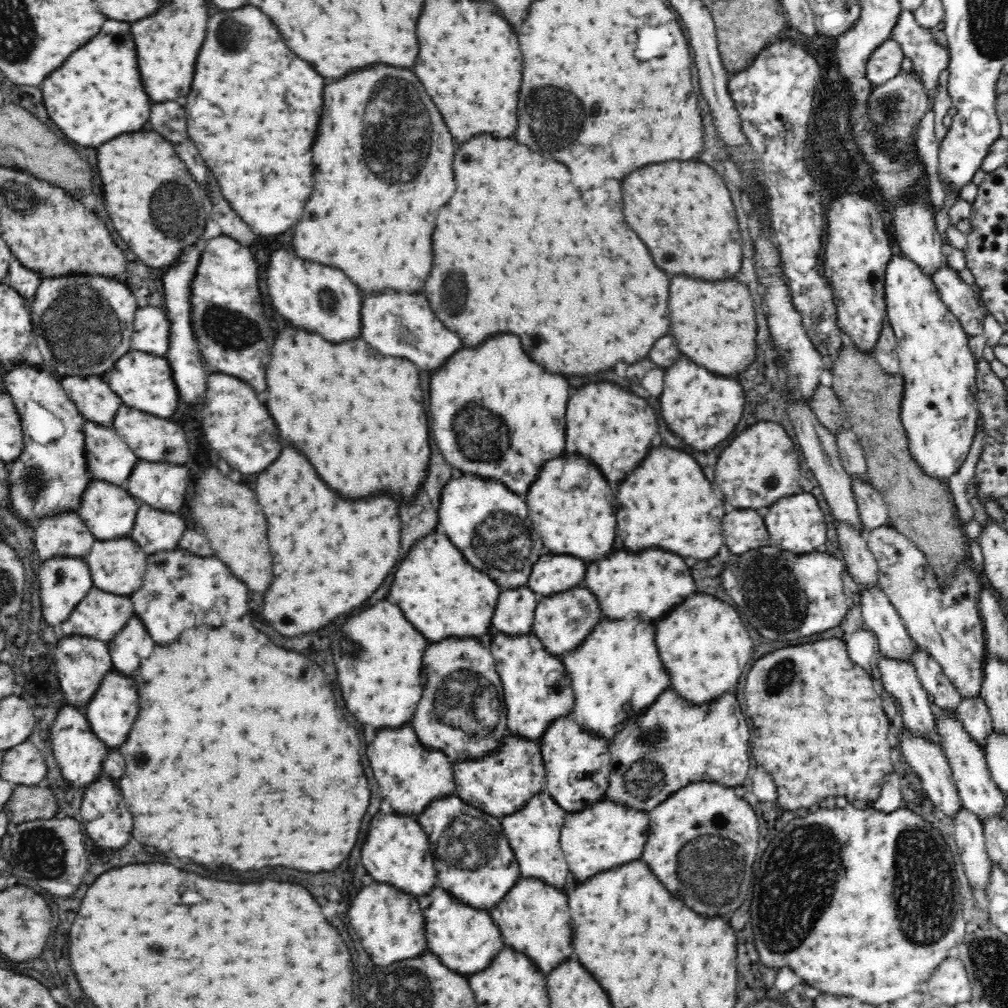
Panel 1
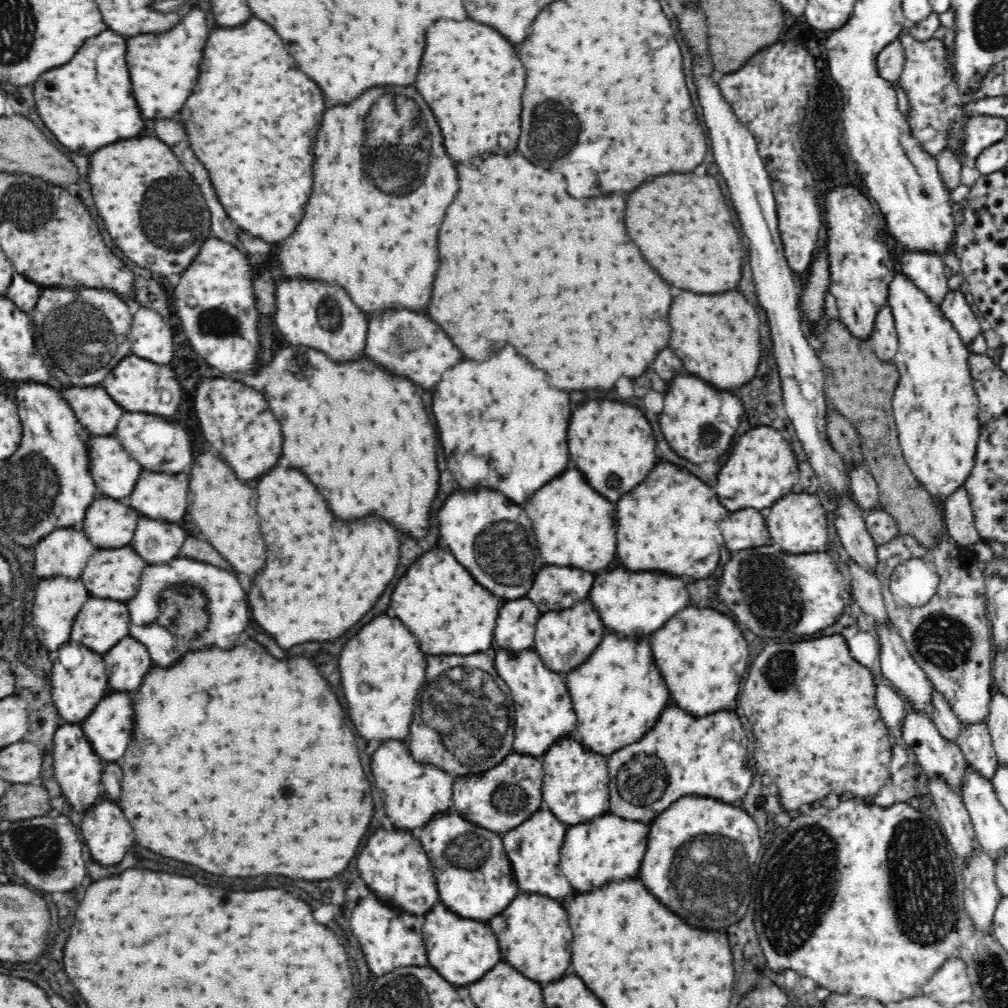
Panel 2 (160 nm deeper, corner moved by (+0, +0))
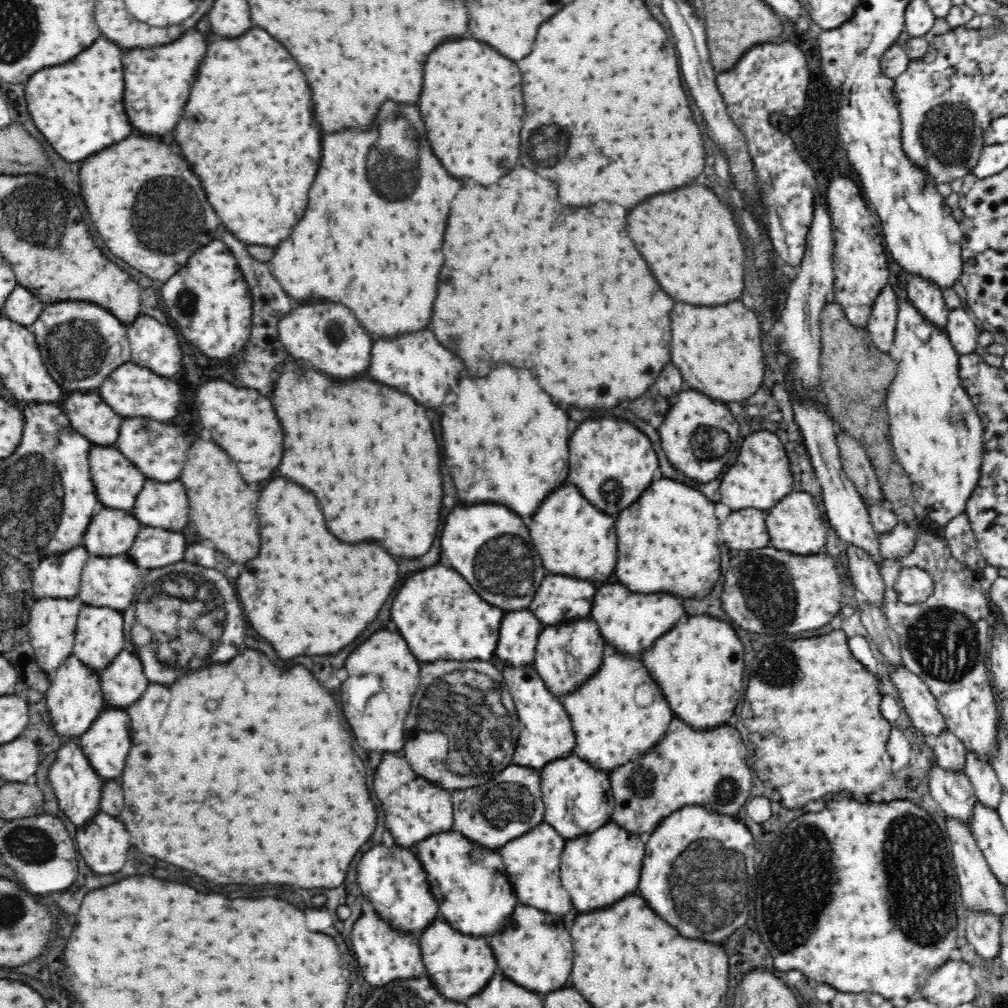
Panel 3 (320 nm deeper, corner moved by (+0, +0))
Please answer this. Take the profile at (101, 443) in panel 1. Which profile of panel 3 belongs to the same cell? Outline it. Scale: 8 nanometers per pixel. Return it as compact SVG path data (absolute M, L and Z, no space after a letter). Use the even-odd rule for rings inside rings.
M94 445L88 458L99 507L132 510L144 486L144 474L118 450Z

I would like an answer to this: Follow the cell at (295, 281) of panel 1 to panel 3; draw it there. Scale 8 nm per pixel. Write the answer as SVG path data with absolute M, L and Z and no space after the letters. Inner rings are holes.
M308 302L303 305L295 305L287 315L284 315L278 323L280 340L284 344L284 348L301 361L308 361L310 367L316 370L324 370L324 374L330 374L332 378L336 378L338 382L344 380L352 380L358 376L364 376L368 366L370 366L370 338L364 332L364 328L358 324L358 320L352 316L352 312L348 308L344 308L342 304L334 304L334 302Z

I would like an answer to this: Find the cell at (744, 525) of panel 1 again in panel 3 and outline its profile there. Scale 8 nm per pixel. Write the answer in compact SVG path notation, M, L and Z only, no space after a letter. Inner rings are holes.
M740 510L720 524L722 542L732 550L758 550L770 546L770 536L764 526L764 512Z

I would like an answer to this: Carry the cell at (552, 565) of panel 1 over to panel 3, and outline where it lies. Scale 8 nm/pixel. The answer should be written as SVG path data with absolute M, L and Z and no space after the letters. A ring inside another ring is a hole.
M546 576L529 609L543 628L564 626L588 618L594 594L596 586L590 582L568 576Z

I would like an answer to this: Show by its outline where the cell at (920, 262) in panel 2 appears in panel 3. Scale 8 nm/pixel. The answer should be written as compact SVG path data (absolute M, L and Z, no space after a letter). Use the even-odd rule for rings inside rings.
M913 276L907 283L906 294L908 302L916 307L924 320L930 322L933 327L946 331L949 311L942 291L936 283Z

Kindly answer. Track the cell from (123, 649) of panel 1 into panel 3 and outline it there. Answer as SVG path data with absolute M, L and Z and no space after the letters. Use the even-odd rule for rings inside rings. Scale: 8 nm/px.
M129 647L121 650L114 661L99 673L99 677L105 706L114 709L126 710L138 702L148 686L142 661Z

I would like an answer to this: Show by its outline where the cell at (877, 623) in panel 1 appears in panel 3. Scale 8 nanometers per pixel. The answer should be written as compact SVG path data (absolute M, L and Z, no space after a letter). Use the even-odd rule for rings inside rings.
M890 667L892 682L898 688L905 706L905 717L929 741L947 730L943 714L938 708L928 685L906 667L893 670Z

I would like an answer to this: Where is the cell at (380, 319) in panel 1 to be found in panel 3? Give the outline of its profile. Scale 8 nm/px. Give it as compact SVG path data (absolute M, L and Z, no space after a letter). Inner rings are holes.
M430 330L404 334L392 340L380 338L372 346L370 376L376 382L382 382L386 386L404 390L406 394L412 394L412 398L416 398L416 402L420 402L426 408L436 410L444 404L448 390L456 384L462 370L464 370L462 360L454 356L450 350L446 350L444 346L440 346Z

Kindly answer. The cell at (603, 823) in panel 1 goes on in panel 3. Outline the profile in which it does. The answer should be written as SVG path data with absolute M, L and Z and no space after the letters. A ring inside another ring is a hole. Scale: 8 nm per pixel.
M608 822L592 832L567 840L560 861L561 883L580 912L598 910L634 892L645 857L645 839Z

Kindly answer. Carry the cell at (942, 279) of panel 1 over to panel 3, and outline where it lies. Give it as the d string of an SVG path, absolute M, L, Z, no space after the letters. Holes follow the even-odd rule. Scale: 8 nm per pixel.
M960 307L949 312L947 320L947 335L952 347L958 354L972 354L976 350L978 330L972 316Z

